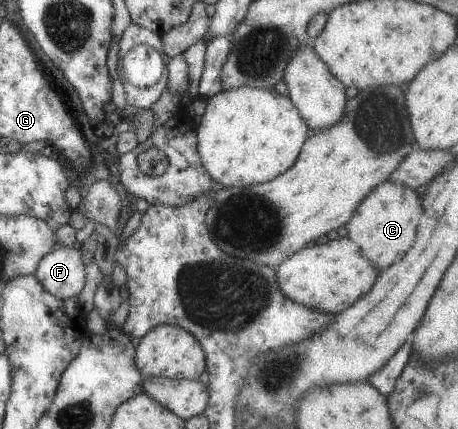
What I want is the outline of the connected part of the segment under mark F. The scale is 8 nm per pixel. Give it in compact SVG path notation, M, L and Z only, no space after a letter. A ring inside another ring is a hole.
M55 247L36 266L33 276L59 300L77 296L85 282L85 256L75 247Z

